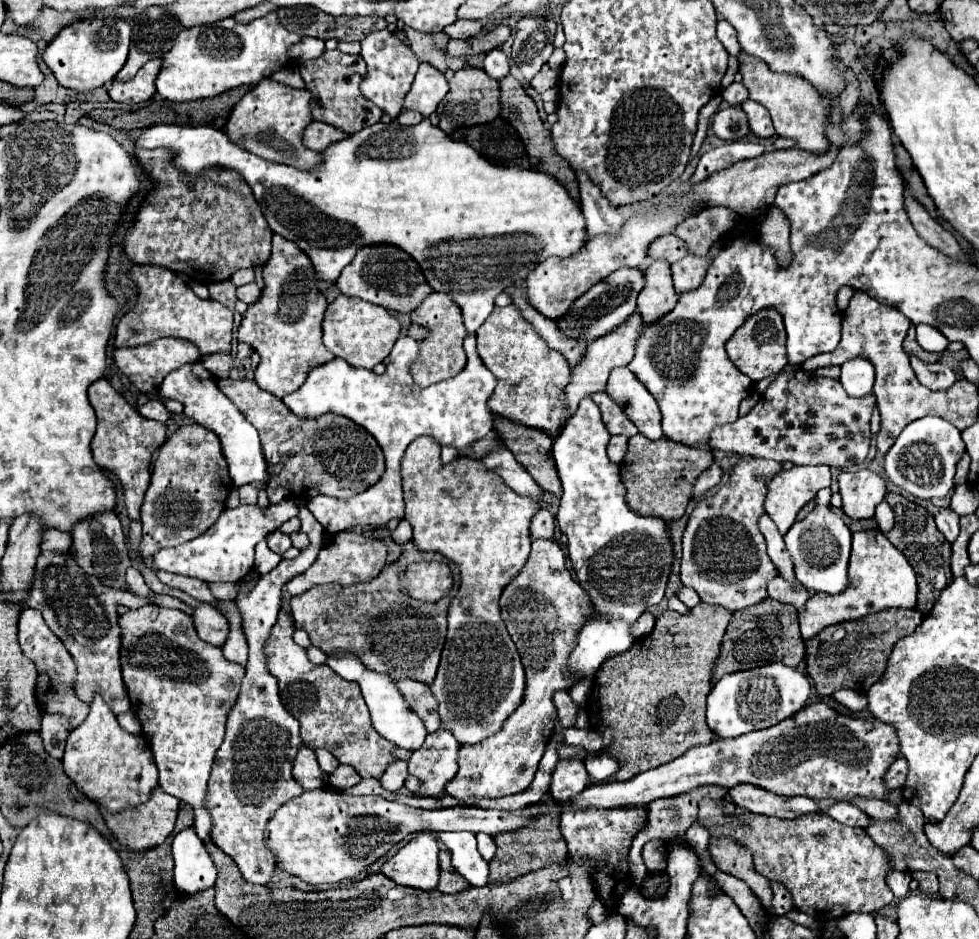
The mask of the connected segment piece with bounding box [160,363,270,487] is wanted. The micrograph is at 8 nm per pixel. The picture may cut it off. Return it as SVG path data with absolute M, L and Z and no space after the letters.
M196 363L182 365L180 369L168 373L162 381L160 395L164 399L174 399L182 401L184 413L200 423L202 427L214 431L220 437L222 443L222 453L228 461L230 467L230 477L236 487L244 483L268 483L270 481L270 471L268 471L268 461L262 453L258 431L244 419L244 415L232 405L232 401L218 389L214 375L200 365L200 373L196 369Z

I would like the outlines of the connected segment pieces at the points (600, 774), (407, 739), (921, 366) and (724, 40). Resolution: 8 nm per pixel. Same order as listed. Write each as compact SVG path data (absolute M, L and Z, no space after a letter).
M590 753L586 759L586 771L594 779L608 779L612 773L618 771L618 761L610 759L610 755L602 753Z
M350 651L338 653L338 655L328 655L326 665L330 665L330 669L334 669L342 679L356 681L360 685L364 701L366 701L366 705L370 709L370 715L372 715L372 725L382 737L386 737L388 741L396 743L402 749L420 749L422 747L424 737L426 737L424 721L410 709L410 705L406 703L406 699L398 691L396 681L388 673L378 673L378 671L366 669L360 663L358 655L352 655Z
M910 357L910 365L916 373L916 379L930 391L942 391L942 389L946 391L950 389L950 385L956 383L956 373L948 365L942 365L942 363L928 365L916 357Z
M724 19L718 21L718 39L720 39L720 43L726 47L726 51L730 55L738 55L740 53L740 43L736 39L736 29L730 27Z

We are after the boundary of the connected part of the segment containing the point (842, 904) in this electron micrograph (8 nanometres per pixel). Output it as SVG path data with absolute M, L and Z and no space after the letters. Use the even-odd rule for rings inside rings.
M702 799L698 803L698 821L712 837L732 837L738 845L750 849L754 857L754 869L766 879L782 883L792 893L796 909L808 913L820 923L840 919L848 913L876 913L892 901L892 891L884 883L884 875L890 869L888 857L860 827L842 825L826 813L802 815L796 819L766 817L724 799Z

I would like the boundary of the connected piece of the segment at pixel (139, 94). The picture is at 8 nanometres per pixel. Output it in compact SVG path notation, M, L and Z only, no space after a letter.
M162 57L150 59L130 81L122 81L122 83L110 83L108 87L108 95L112 101L122 101L122 103L140 103L140 101L148 101L154 93L154 81L156 75L160 73L162 67Z

